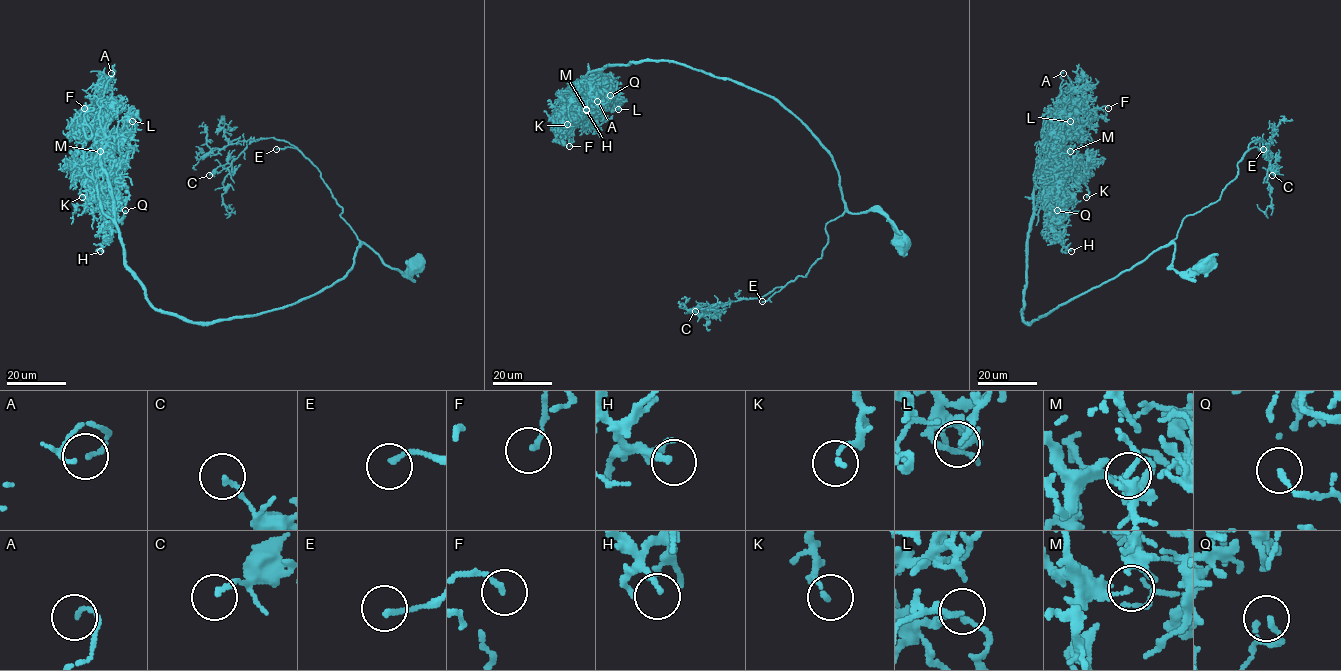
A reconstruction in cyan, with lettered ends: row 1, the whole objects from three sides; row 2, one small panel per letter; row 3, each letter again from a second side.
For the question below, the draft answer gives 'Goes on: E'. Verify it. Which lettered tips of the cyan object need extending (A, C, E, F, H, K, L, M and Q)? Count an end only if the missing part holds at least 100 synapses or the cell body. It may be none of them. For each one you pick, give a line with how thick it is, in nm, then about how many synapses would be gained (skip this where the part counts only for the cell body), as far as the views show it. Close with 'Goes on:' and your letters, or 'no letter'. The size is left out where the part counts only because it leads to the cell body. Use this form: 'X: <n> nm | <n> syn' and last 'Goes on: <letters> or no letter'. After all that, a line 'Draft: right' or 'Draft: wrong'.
E: 160 nm | 170 syn
Goes on: E
Draft: right

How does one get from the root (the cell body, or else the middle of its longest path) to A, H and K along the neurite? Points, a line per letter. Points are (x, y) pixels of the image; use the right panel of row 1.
A: (1203, 266), (1178, 271), (1172, 243), (1046, 315), (1022, 318), (1035, 174), (1063, 73)
H: (1203, 266), (1178, 271), (1172, 243), (1026, 322), (1026, 244), (1043, 206), (1065, 230), (1062, 243), (1071, 251)
K: (1203, 266), (1178, 271), (1172, 243), (1026, 322), (1032, 216), (1064, 187), (1083, 181), (1086, 197)

